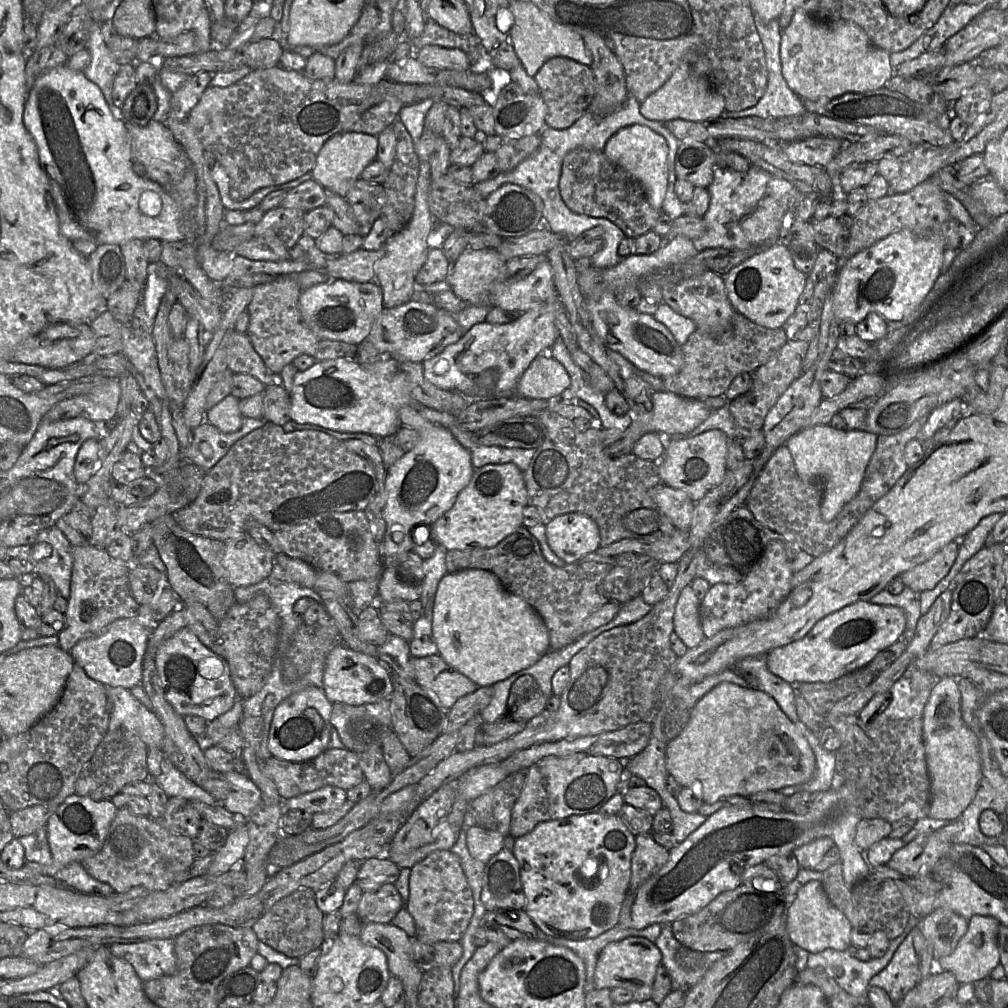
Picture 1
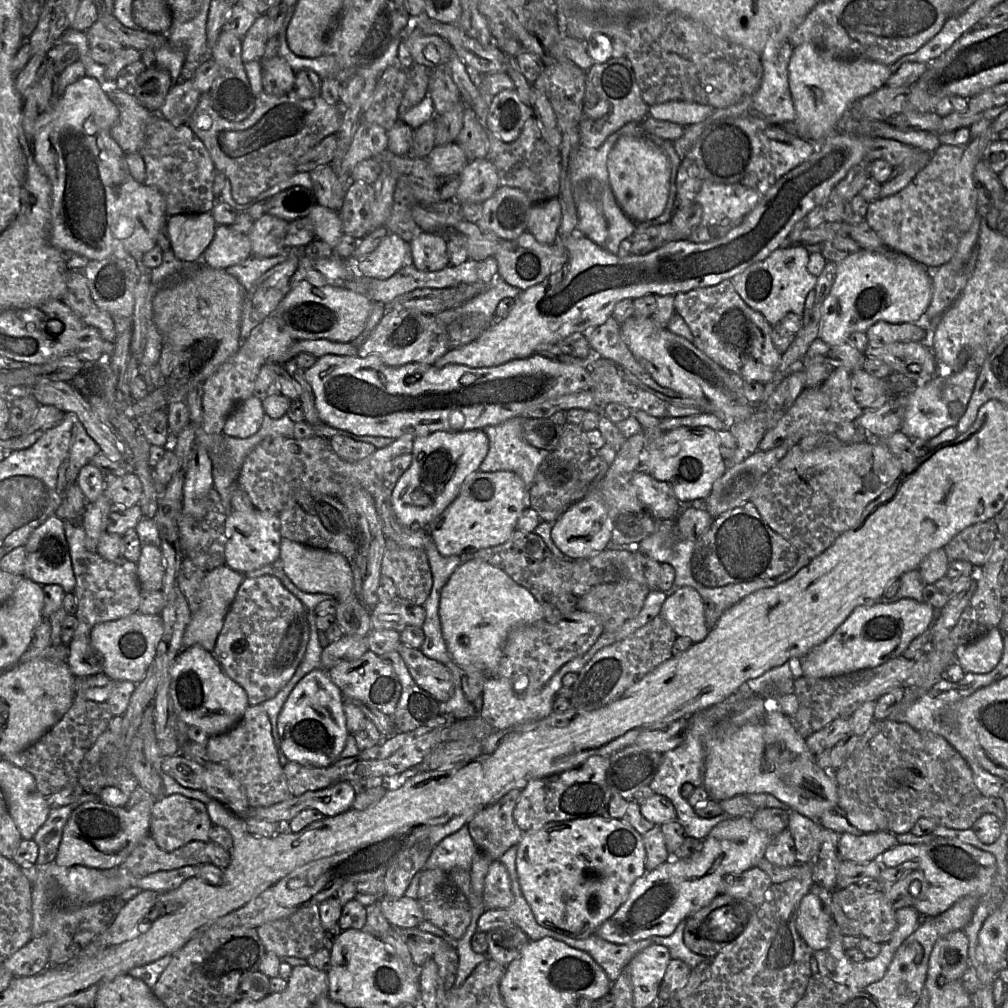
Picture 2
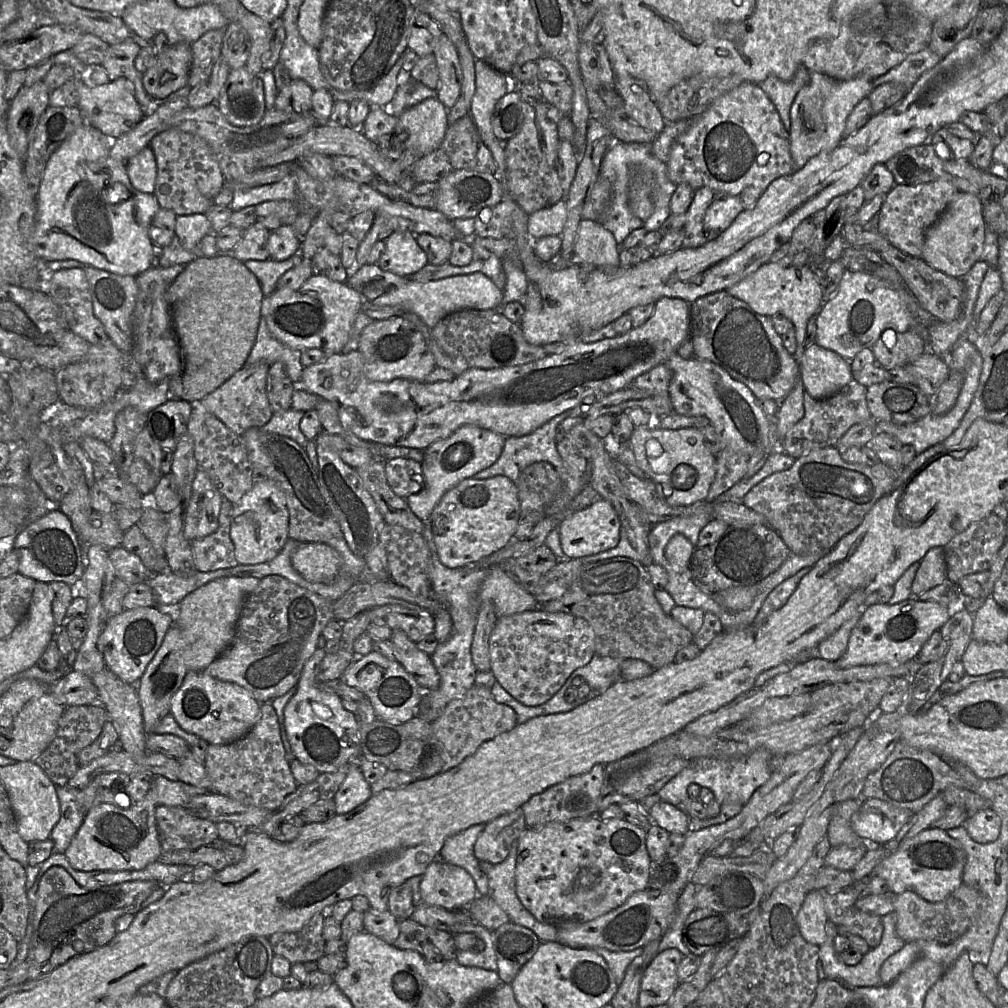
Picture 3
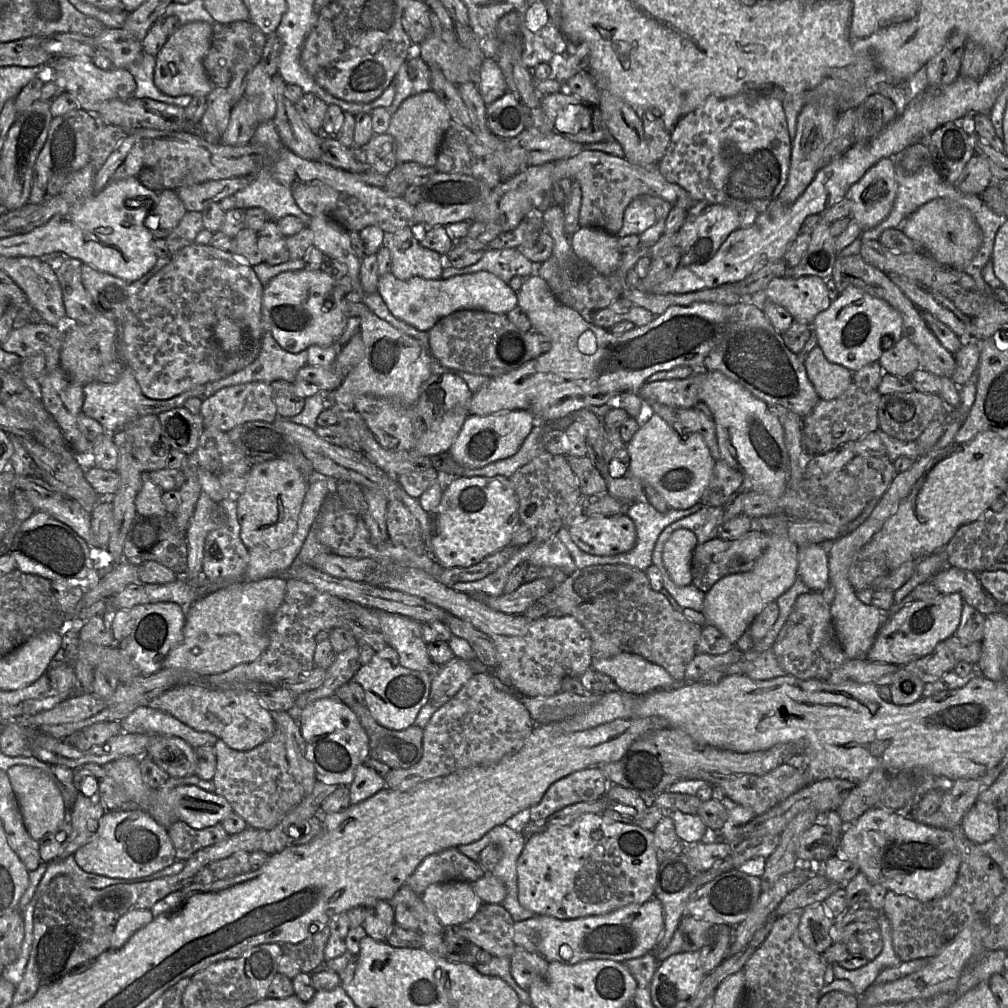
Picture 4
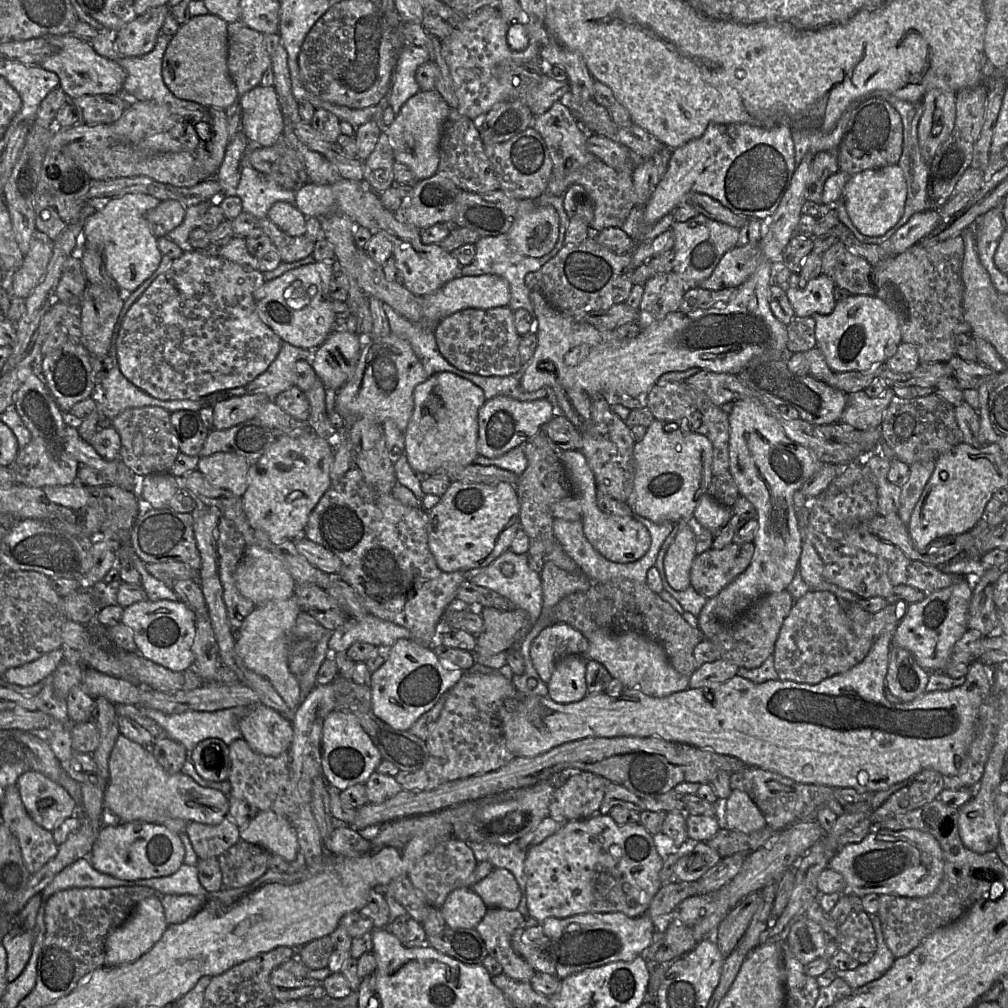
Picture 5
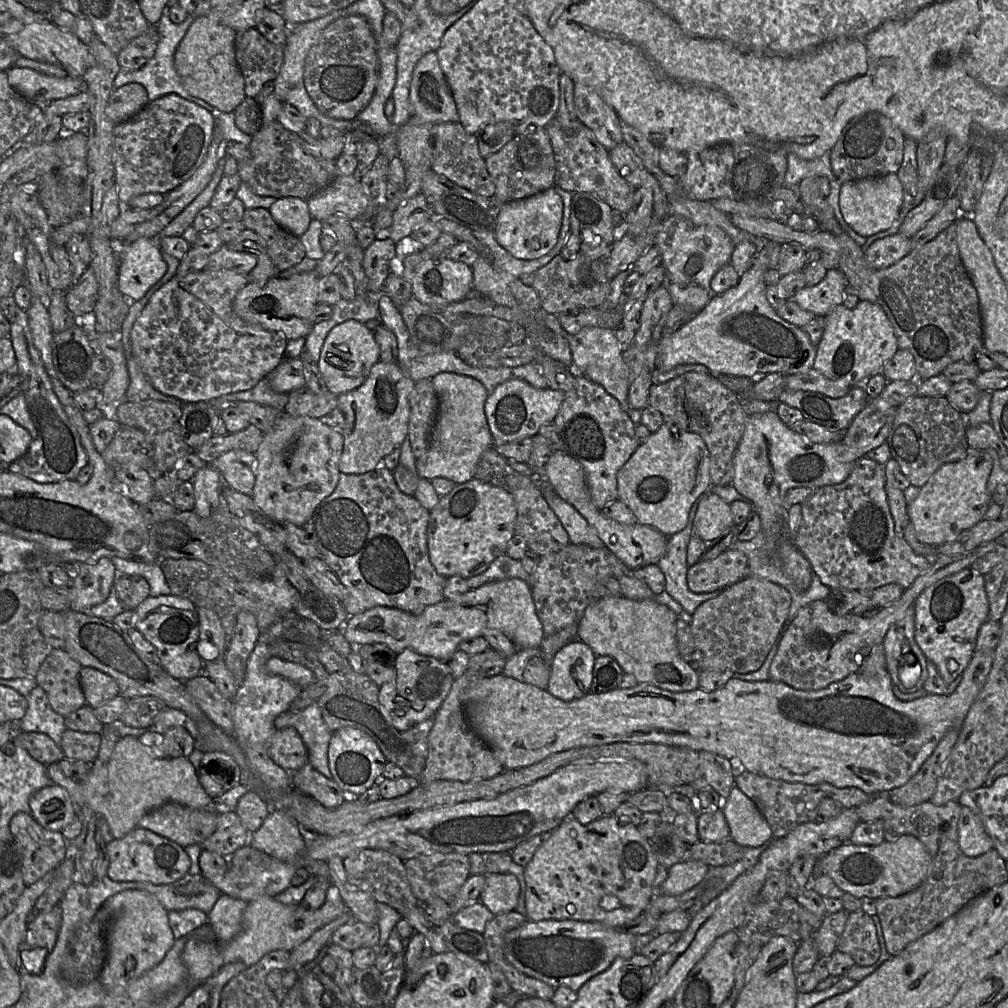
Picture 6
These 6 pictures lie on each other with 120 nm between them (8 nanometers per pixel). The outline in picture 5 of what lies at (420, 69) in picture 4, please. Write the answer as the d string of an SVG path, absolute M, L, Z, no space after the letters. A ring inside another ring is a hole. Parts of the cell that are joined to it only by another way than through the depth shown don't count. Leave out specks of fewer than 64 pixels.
M407 43L402 49L390 87L389 106L395 116L404 103L420 91L416 81L418 67L430 60L426 48L416 47Z

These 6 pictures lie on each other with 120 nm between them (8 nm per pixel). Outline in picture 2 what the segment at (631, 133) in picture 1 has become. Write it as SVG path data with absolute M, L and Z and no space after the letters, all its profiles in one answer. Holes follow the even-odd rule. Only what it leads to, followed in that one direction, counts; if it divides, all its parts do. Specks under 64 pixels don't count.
M621 136L607 160L609 180L624 213L635 223L651 221L665 209L669 195L670 162L659 150L631 136Z

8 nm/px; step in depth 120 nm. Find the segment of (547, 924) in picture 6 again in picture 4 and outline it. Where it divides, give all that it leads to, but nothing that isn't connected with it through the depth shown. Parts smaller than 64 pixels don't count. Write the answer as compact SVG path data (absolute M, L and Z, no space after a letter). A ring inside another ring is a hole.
M655 897L643 904L630 904L604 915L577 919L551 916L514 921L513 941L528 952L540 954L550 962L567 965L590 959L608 959L623 963L653 952L664 927L663 907Z

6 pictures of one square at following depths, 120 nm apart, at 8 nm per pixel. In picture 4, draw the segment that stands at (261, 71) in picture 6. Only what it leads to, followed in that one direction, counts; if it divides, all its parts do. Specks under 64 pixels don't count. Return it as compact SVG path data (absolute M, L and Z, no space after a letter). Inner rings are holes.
M249 21L214 23L211 46L204 58L204 68L214 86L227 88L235 73L247 74L260 63L267 35Z

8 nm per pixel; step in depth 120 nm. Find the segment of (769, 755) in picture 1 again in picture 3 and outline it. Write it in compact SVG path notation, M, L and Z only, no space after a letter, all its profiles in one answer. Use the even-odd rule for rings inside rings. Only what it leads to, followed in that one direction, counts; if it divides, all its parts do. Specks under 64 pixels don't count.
M850 799L835 806L826 832L832 847L867 845L869 849L874 844L860 837L851 827L851 818L859 810L861 802L860 800Z

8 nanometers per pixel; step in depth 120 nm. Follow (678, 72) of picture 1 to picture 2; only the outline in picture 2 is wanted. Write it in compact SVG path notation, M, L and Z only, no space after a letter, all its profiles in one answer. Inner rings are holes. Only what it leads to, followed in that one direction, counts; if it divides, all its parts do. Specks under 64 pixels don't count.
M669 101L649 107L649 117L677 123L682 126L696 124L707 119L715 108L692 102Z

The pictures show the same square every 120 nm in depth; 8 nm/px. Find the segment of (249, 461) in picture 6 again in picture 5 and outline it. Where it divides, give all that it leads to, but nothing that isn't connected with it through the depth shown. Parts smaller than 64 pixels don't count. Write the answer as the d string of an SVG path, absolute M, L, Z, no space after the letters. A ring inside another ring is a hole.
M219 452L200 456L197 471L215 488L225 489L242 497L247 489L247 476L251 465L232 452Z

